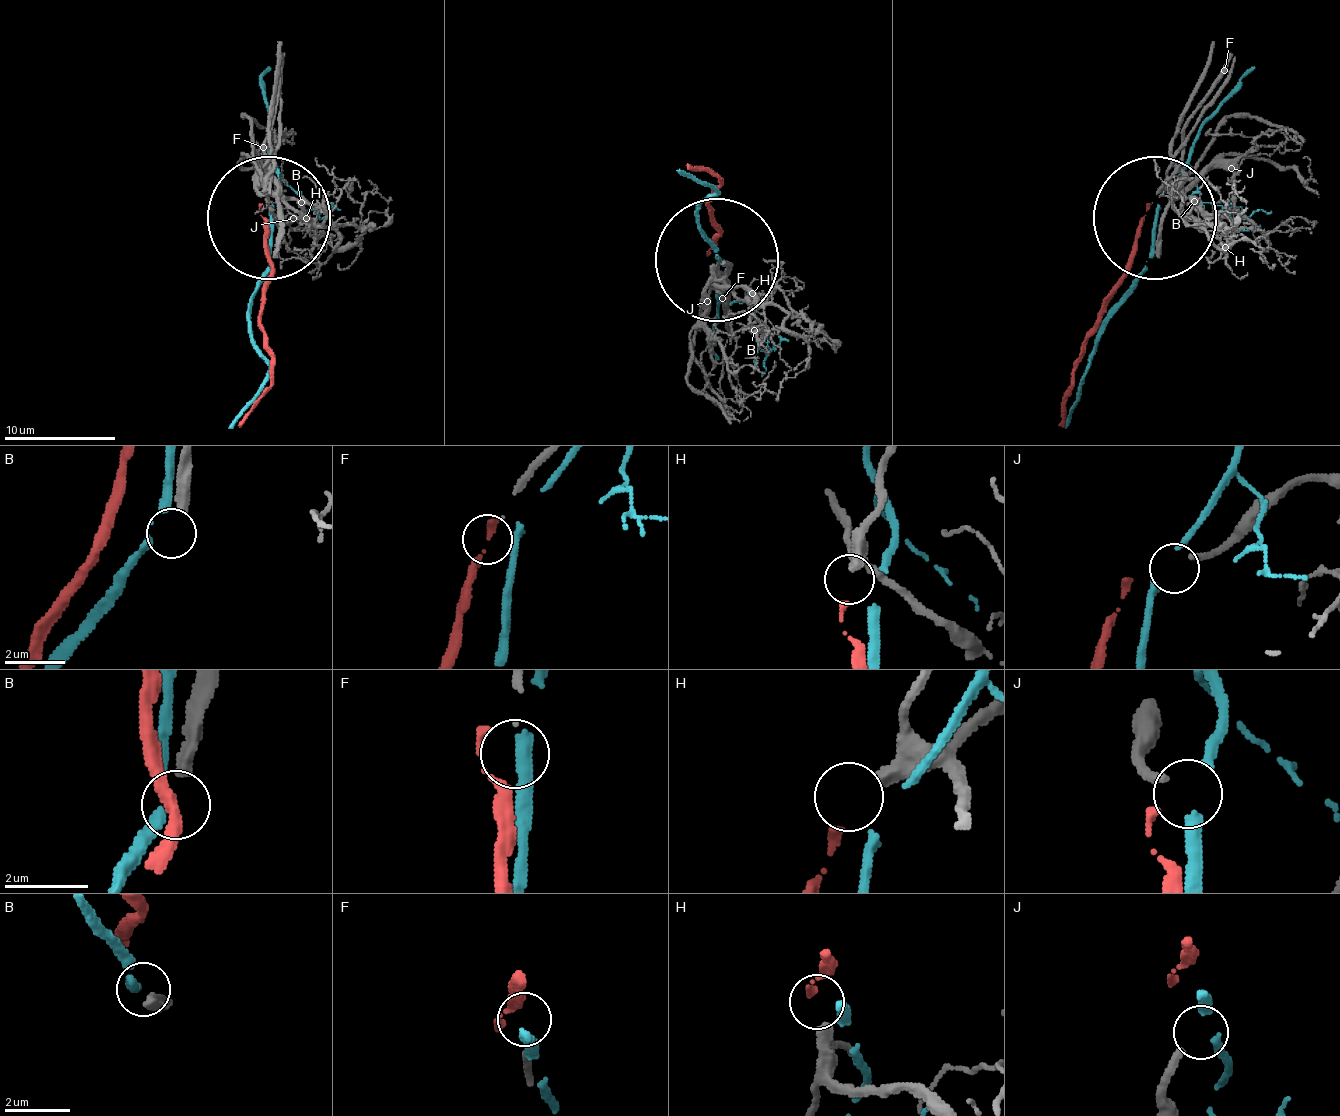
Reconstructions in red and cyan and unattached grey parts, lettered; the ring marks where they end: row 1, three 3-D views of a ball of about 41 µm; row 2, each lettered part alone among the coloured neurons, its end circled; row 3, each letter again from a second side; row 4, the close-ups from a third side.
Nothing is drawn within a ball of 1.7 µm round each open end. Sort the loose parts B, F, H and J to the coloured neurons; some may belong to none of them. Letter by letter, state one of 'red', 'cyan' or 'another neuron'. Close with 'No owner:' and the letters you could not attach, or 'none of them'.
B: another neuron
F: another neuron
H: red
J: cyan
No owner: B, F

